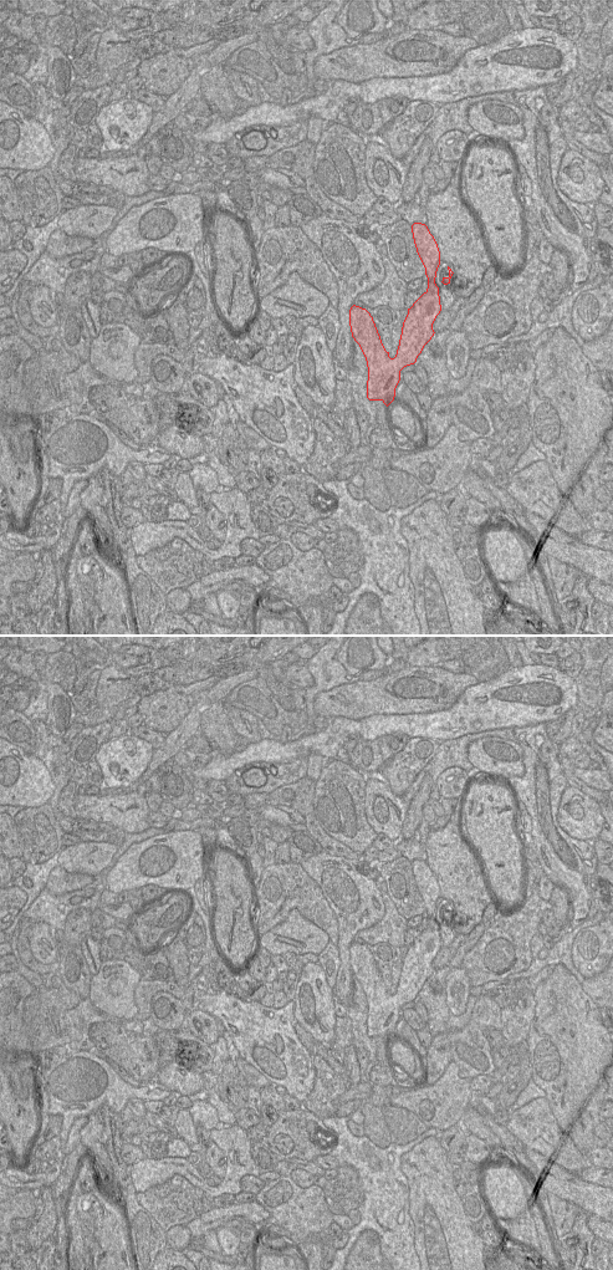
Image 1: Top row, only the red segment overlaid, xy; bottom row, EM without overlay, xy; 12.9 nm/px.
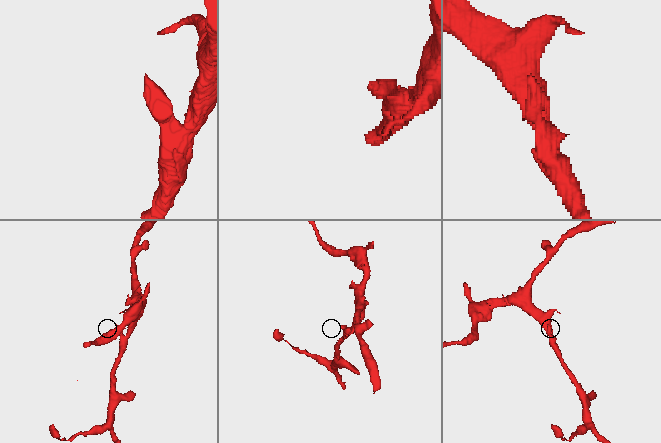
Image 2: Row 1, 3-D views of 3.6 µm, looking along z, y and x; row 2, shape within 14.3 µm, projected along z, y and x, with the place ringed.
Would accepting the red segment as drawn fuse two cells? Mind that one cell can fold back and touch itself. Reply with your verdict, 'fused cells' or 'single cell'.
single cell

